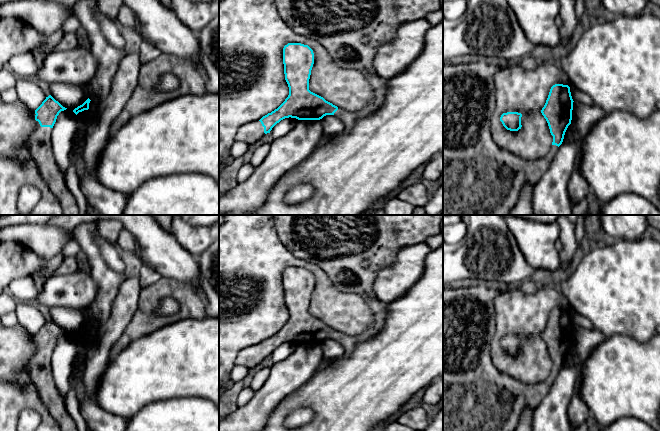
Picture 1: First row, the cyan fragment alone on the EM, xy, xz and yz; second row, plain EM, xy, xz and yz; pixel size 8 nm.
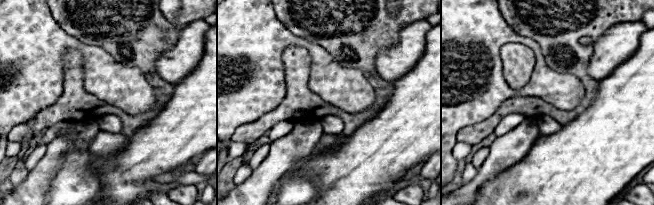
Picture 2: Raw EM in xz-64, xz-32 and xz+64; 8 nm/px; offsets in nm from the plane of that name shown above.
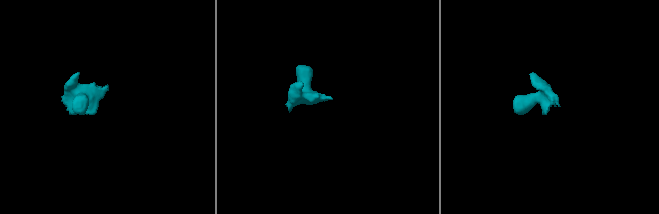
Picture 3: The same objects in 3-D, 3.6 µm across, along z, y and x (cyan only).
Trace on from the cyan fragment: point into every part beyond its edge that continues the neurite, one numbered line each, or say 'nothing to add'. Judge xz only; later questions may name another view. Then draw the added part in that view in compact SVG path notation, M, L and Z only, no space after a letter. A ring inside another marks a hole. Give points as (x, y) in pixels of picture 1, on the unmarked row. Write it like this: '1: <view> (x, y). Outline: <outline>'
1: xz (250, 357). Outline: M258 344L241 350L236 356L235 365L246 366L250 369L258 365L264 358L264 351Z

